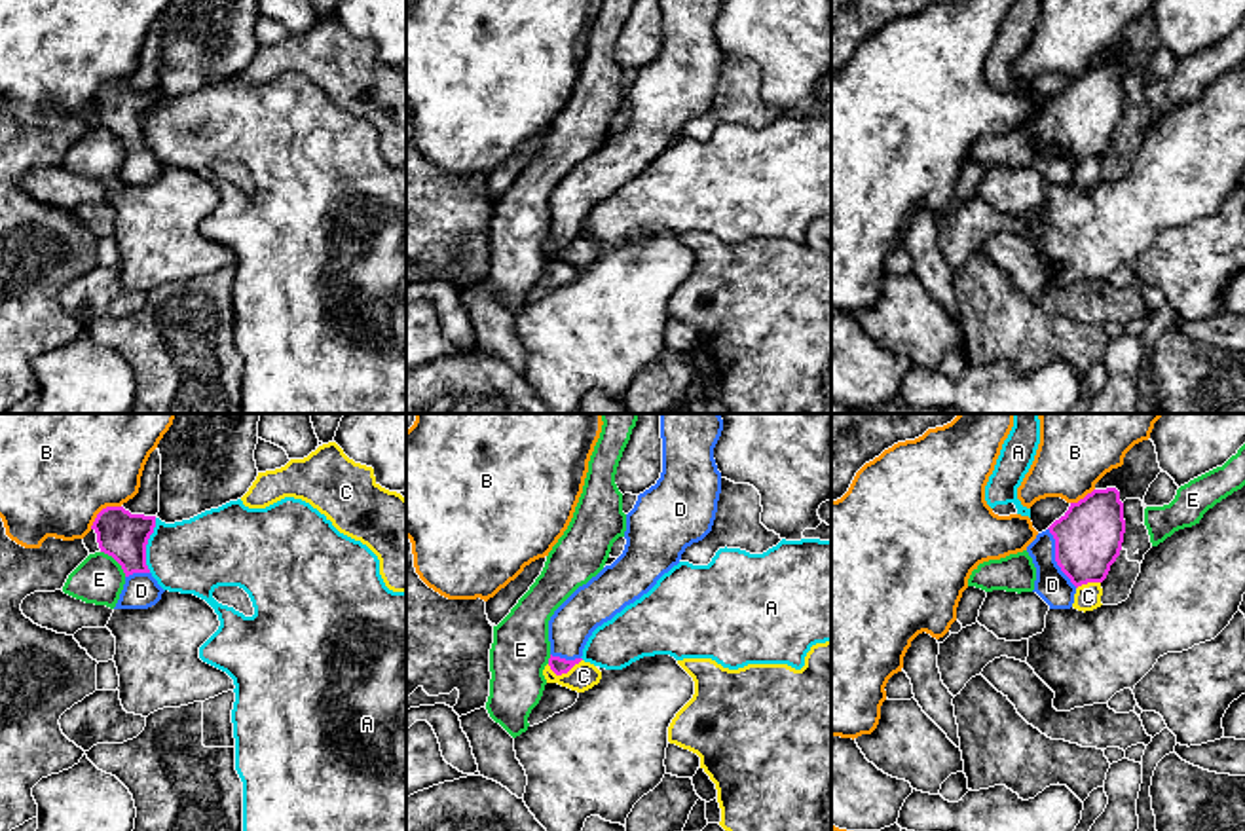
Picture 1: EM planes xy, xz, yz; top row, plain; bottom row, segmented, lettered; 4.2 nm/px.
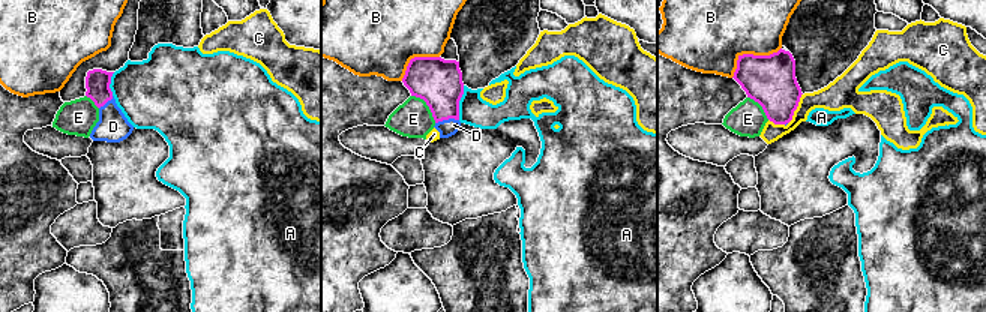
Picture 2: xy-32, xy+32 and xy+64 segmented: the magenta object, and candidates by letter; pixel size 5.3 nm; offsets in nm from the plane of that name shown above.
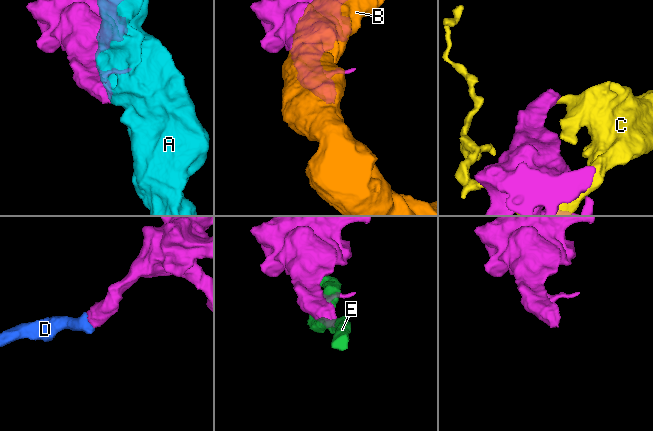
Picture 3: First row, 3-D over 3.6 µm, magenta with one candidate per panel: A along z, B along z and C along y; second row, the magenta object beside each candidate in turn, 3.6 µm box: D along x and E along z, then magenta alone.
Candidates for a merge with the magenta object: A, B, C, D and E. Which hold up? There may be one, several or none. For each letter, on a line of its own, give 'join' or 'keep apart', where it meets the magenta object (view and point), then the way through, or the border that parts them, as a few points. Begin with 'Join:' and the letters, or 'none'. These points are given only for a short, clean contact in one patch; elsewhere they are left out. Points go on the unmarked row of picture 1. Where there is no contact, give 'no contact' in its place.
Join: D
A: keep apart; contact xy (147, 118); border xy (156, 93), (147, 120), (148, 147)
B: keep apart; contact xy (101, 86)
C: keep apart; contact xz (564, 247)
D: join; contact yz (1056, 133); way yz (1088, 114), (1056, 133), (1056, 156), (1052, 160)
E: keep apart; contact xy (116, 135)

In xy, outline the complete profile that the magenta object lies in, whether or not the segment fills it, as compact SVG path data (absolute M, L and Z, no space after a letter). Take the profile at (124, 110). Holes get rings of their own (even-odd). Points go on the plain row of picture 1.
M123 82L102 83L91 104L101 127L112 131L125 148L125 159L114 184L148 184L165 167L146 140L146 120L156 91L131 89Z

